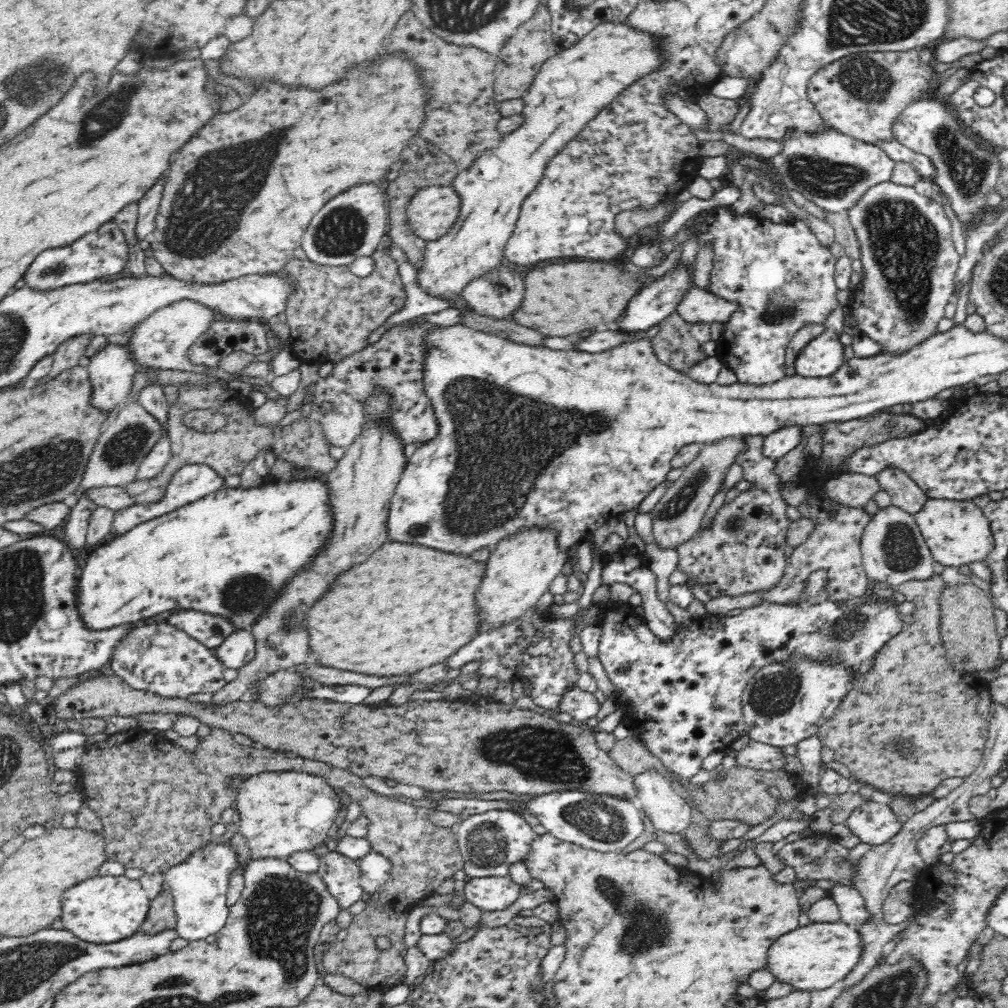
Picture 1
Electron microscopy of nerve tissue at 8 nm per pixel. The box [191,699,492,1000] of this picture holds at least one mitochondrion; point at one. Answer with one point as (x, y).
(281, 911)

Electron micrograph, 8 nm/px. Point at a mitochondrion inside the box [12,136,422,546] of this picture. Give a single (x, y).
(342, 231)

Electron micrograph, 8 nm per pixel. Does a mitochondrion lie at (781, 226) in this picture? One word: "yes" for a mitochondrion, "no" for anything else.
no

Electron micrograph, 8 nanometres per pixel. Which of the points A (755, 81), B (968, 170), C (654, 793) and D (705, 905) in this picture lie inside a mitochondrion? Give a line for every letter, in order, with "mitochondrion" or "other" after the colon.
A: other
B: mitochondrion
C: other
D: other

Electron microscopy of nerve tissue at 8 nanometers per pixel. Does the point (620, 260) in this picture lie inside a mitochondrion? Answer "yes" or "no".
no

